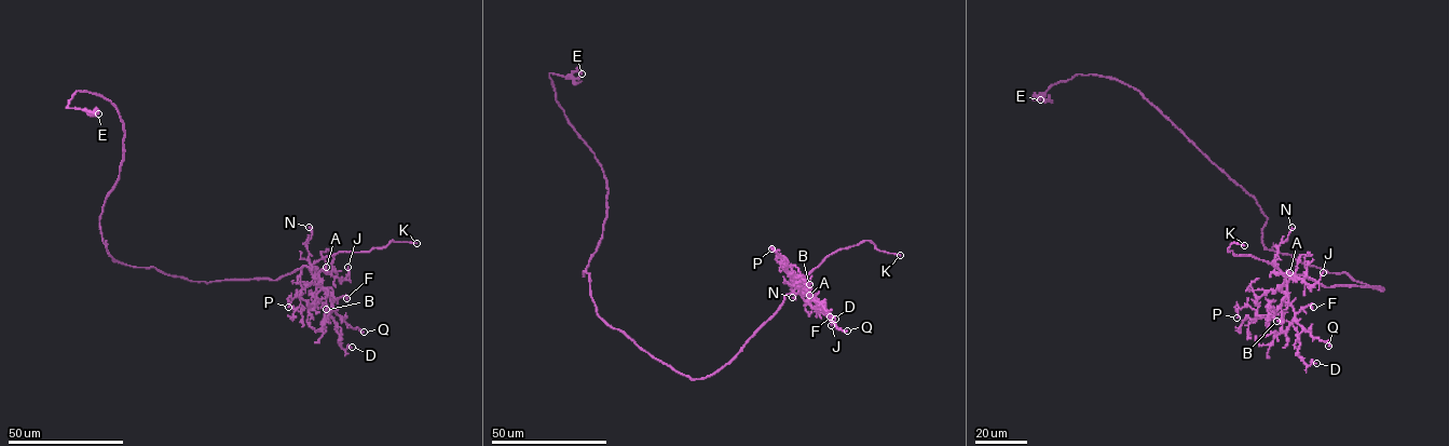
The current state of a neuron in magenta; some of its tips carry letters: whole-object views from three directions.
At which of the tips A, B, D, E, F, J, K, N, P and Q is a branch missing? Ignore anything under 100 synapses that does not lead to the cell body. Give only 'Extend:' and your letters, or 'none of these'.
Extend: K

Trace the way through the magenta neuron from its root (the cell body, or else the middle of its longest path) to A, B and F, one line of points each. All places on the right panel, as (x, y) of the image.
A: (1311, 266), (1327, 272), (1345, 272), (1383, 289), (1325, 287), (1288, 271), (1287, 282), (1295, 275), (1289, 272)
B: (1311, 266), (1327, 272), (1345, 272), (1383, 289), (1325, 287), (1288, 271), (1287, 295), (1276, 321)
F: (1311, 266), (1383, 288), (1325, 287), (1288, 271), (1286, 294), (1293, 310), (1313, 307)

